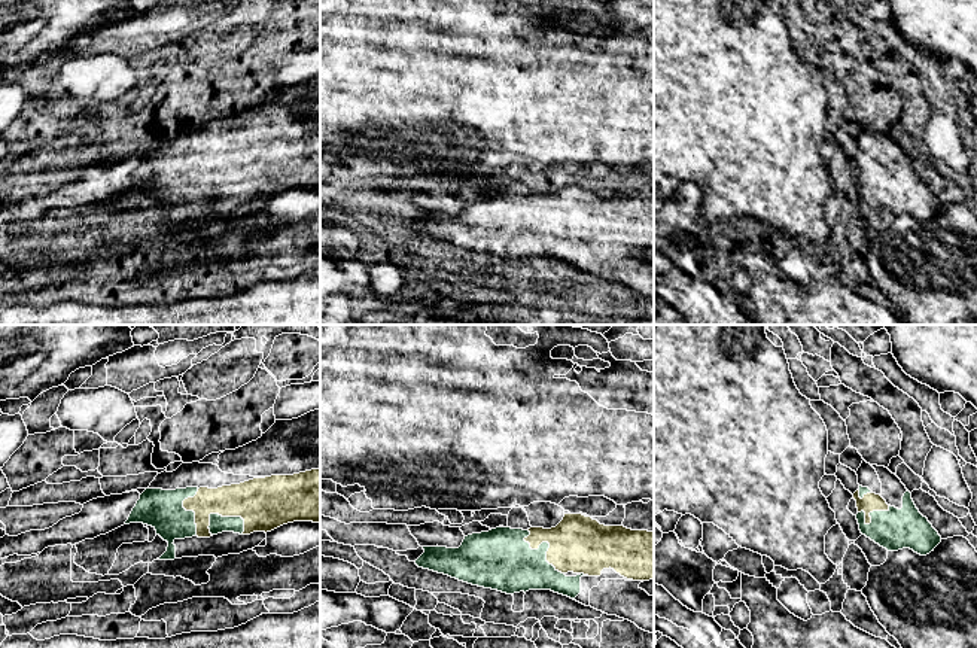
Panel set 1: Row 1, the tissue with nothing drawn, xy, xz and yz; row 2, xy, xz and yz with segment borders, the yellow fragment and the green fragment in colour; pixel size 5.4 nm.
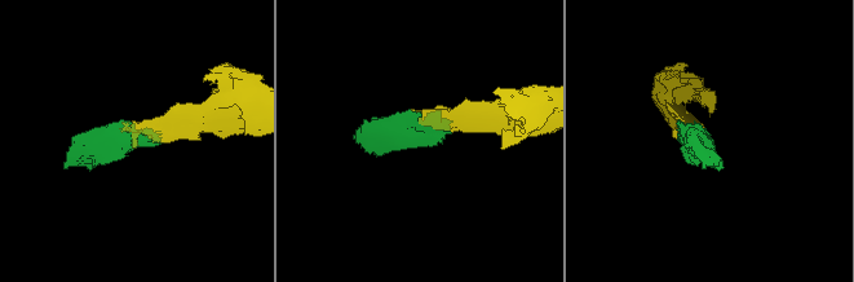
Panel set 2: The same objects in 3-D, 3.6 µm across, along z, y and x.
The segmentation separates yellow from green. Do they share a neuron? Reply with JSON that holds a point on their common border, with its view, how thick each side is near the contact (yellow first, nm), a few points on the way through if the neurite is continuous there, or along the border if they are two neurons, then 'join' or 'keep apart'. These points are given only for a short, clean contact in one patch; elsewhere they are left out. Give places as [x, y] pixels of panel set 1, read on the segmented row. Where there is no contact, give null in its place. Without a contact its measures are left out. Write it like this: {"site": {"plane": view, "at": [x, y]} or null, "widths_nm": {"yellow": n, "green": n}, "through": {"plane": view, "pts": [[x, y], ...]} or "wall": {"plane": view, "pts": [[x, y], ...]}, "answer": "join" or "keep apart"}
{"site": {"plane": "xz", "at": [547, 541]}, "widths_nm": {"yellow": 320, "green": 300}, "answer": "join"}

